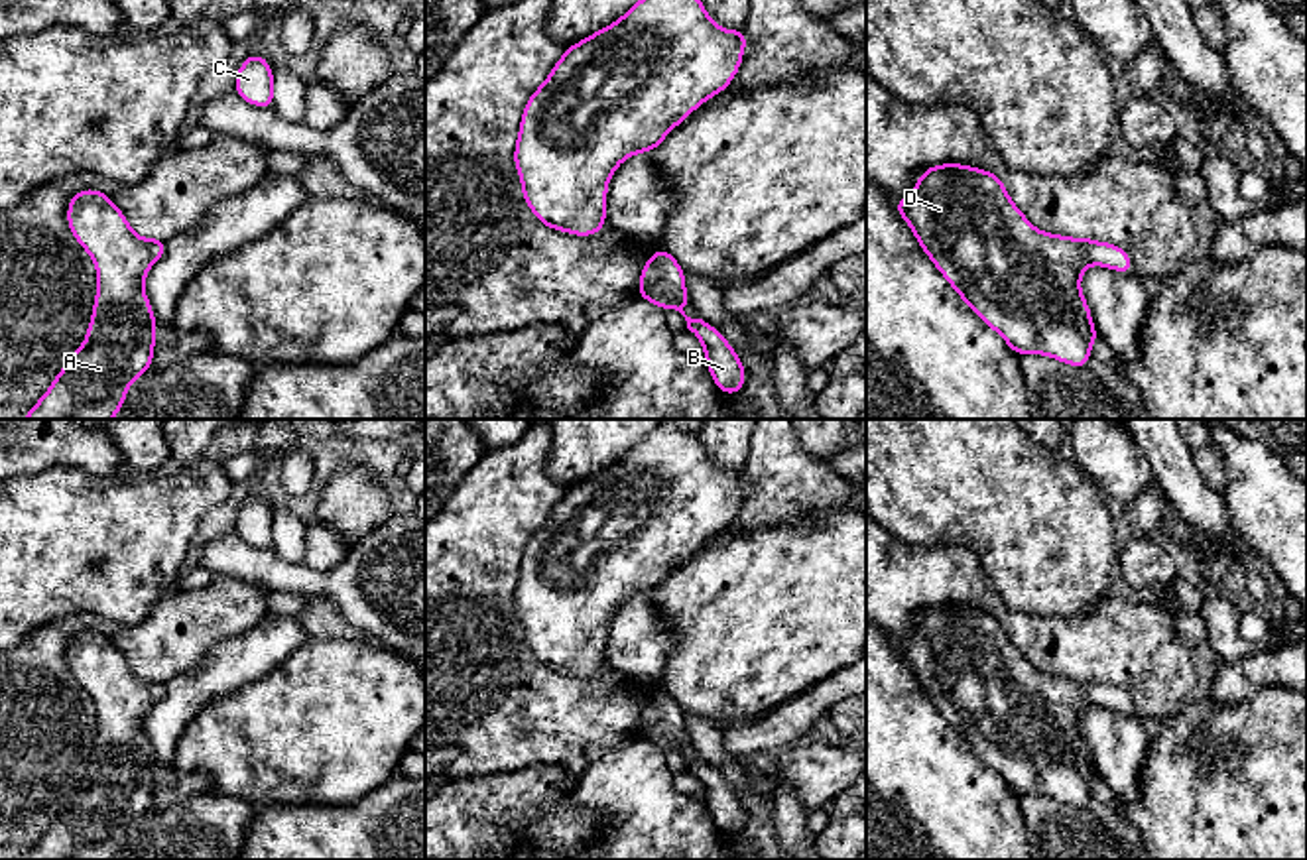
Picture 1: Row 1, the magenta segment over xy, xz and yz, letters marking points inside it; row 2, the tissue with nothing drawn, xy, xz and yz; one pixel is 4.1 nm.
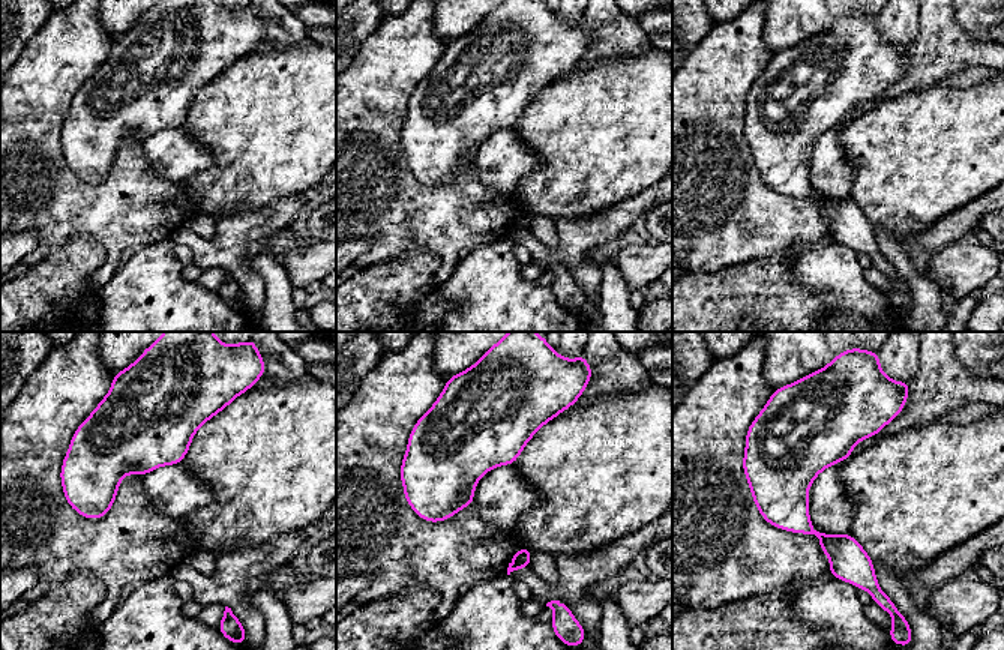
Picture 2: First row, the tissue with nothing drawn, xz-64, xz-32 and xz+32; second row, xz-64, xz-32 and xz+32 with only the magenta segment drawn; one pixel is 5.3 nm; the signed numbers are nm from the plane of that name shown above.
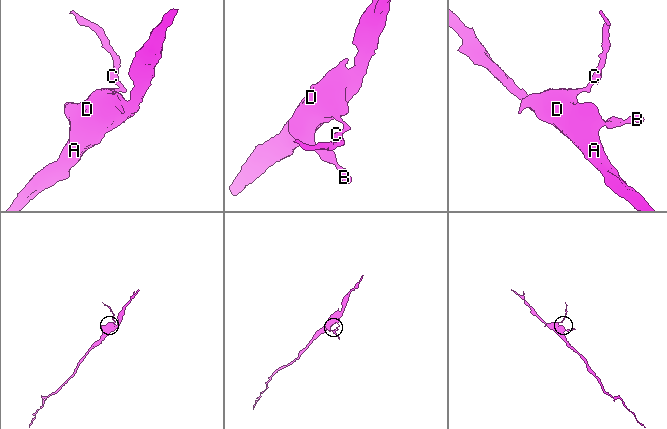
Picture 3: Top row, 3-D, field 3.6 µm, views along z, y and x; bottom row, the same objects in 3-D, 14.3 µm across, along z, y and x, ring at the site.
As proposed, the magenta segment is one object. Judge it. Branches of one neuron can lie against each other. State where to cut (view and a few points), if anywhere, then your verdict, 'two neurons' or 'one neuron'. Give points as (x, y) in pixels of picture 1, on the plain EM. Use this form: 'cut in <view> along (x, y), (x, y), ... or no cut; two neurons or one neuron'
no cut; one neuron

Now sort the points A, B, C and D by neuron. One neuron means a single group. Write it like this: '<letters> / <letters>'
A B C D

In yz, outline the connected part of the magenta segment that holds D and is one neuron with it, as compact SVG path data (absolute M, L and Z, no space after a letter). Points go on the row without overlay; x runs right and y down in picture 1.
M963 604L925 608L913 632L896 642L894 649L909 665L919 687L947 724L1018 797L1045 795L1063 805L1089 809L1090 787L1098 781L1098 773L1081 734L1081 714L1090 705L1134 714L1132 699L1122 687L1037 671L1014 645L1000 616Z

